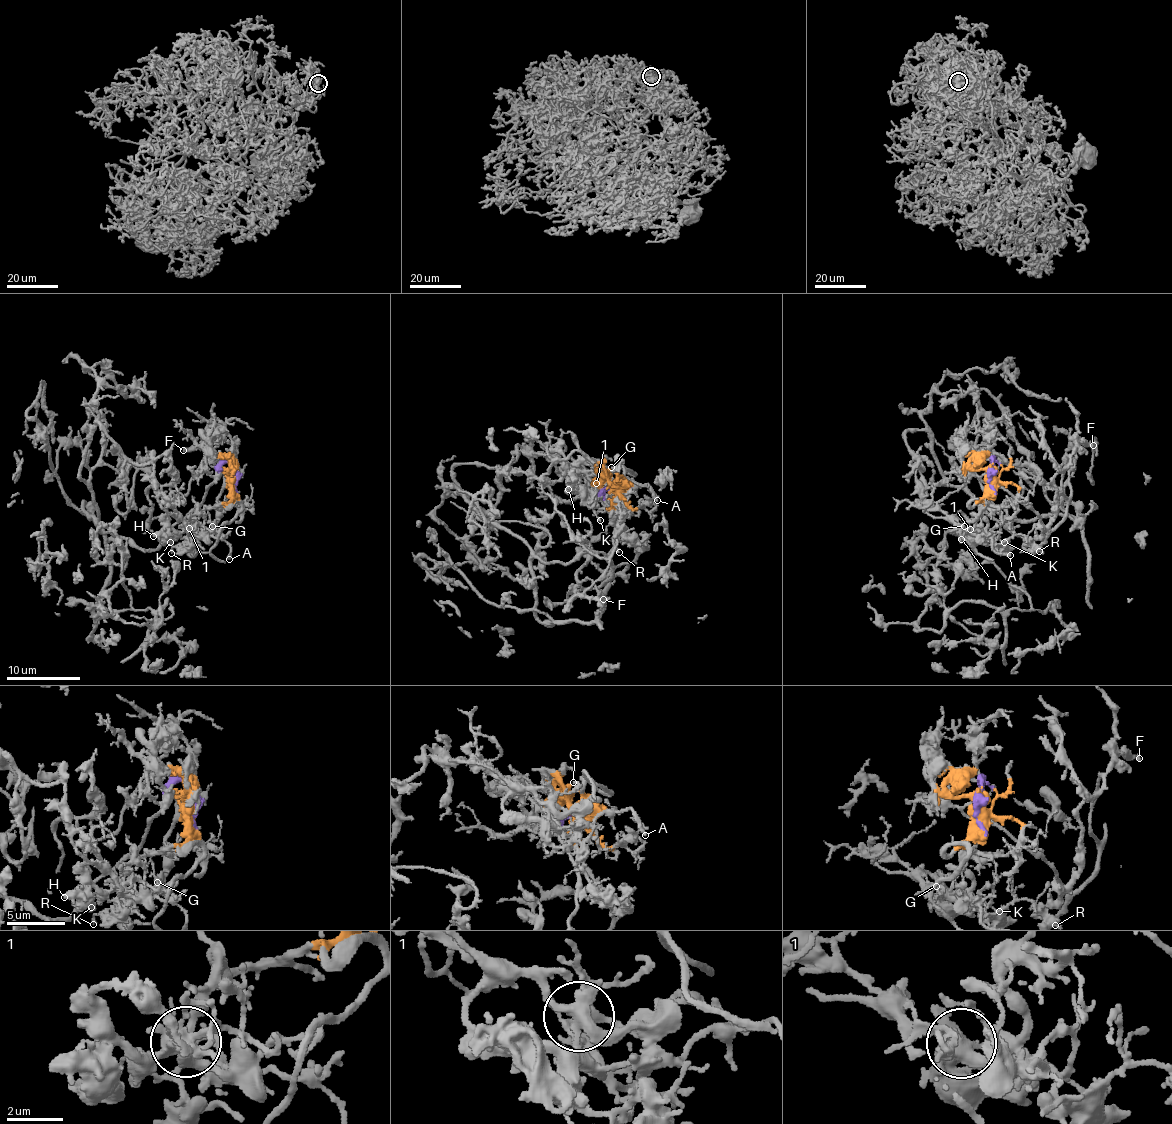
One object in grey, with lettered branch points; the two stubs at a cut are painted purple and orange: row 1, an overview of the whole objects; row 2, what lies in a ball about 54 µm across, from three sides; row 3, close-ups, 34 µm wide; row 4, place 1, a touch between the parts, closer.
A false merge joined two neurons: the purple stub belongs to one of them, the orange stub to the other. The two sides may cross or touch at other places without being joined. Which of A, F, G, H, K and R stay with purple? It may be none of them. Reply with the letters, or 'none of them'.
F

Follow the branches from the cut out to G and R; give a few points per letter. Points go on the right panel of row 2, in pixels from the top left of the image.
G: (991, 476), (991, 489), (981, 501), (996, 507), (987, 508), (973, 517), (977, 529), (963, 525)
R: (991, 476), (991, 489), (981, 501), (996, 507), (982, 511), (986, 533), (997, 545), (1024, 536), (1040, 551)

